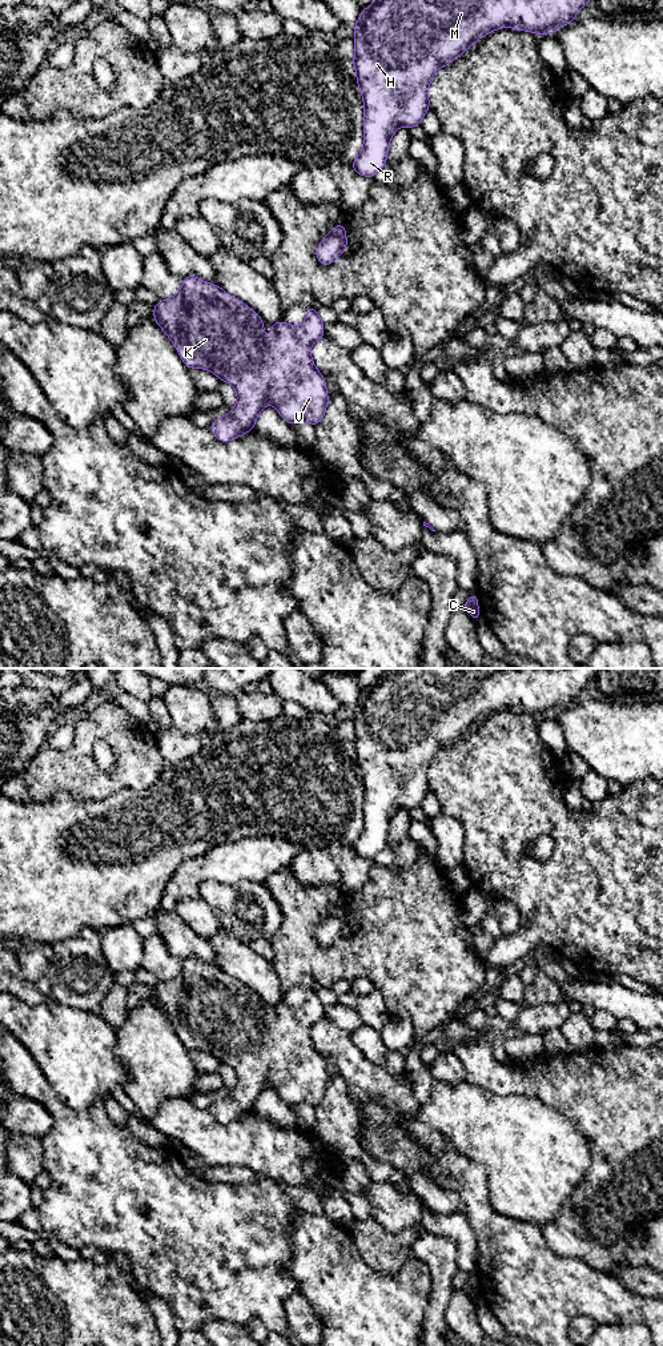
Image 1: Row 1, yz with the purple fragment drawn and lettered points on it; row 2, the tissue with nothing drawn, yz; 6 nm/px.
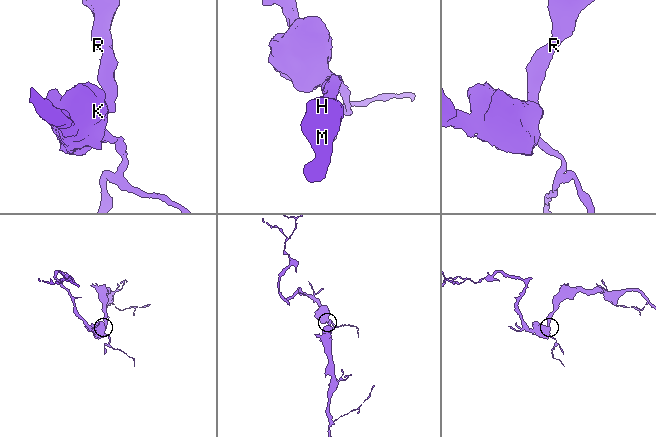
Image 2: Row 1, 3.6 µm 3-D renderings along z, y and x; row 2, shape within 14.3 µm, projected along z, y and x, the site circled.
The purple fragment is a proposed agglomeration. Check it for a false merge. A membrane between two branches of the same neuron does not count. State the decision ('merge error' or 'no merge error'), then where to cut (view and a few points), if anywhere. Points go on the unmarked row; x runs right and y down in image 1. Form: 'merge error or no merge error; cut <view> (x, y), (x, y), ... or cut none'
no merge error; cut none

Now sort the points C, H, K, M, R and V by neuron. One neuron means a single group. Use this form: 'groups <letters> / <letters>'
groups C H K M R V

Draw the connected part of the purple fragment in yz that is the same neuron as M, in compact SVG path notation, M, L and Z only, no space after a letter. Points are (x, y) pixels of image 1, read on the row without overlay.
M386 668L370 688L361 692L361 698L354 707L355 732L351 744L355 750L358 770L363 780L363 829L351 844L355 855L363 859L374 859L387 845L389 827L395 812L399 808L405 808L410 812L413 808L421 807L421 803L430 789L429 768L434 755L441 748L449 747L477 722L503 708L537 716L554 715L558 710L575 703L578 694L595 678L598 670L599 668Z

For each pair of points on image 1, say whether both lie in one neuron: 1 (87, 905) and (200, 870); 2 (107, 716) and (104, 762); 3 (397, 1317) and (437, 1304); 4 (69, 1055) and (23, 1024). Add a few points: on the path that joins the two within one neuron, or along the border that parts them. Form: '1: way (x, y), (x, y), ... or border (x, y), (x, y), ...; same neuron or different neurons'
1: border (193, 858), (184, 862), (176, 870), (157, 904); different neurons
2: border (97, 742), (111, 751), (112, 774); different neurons
3: border (432, 1277), (432, 1290), (428, 1297), (422, 1330); different neurons
4: way (57, 1043), (44, 1029), (35, 1027); same neuron

